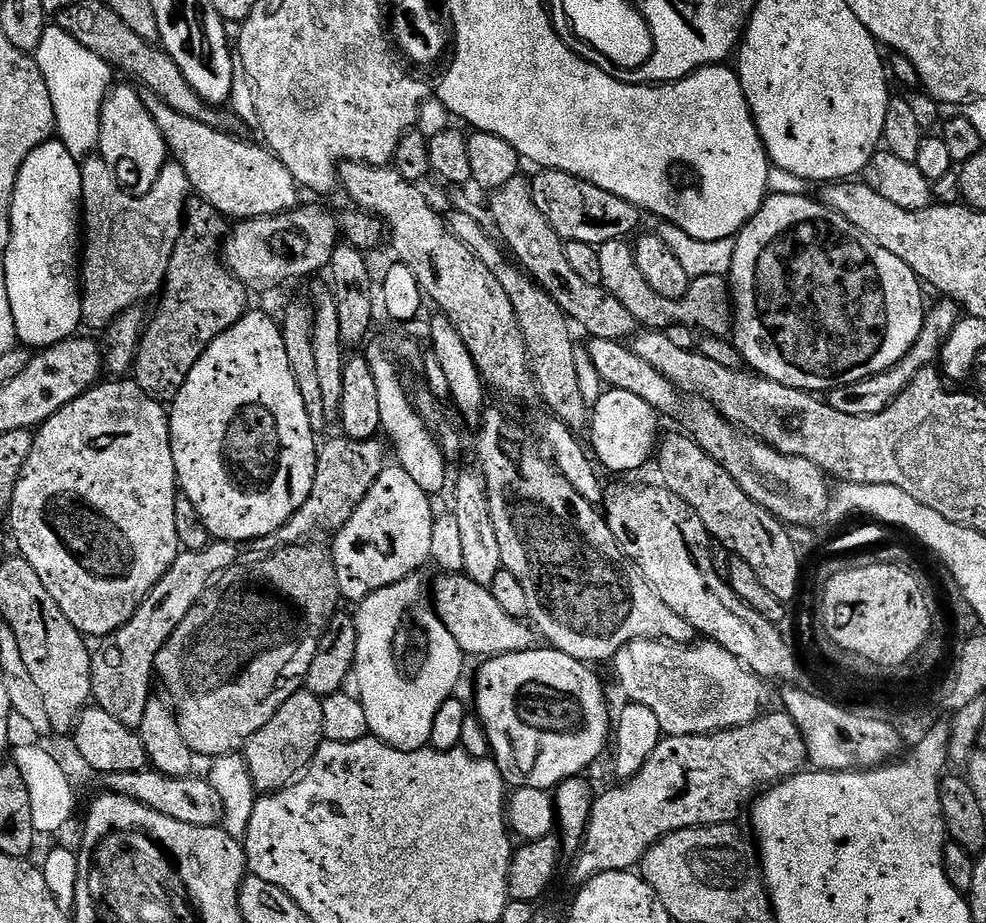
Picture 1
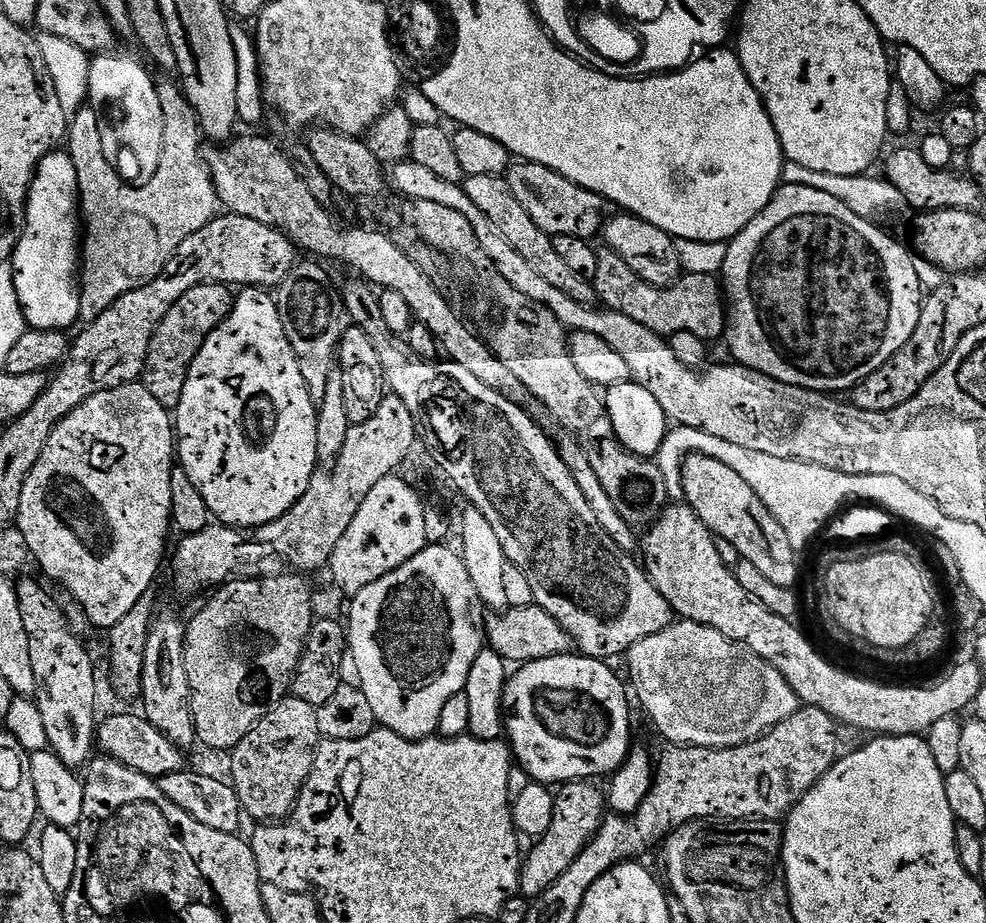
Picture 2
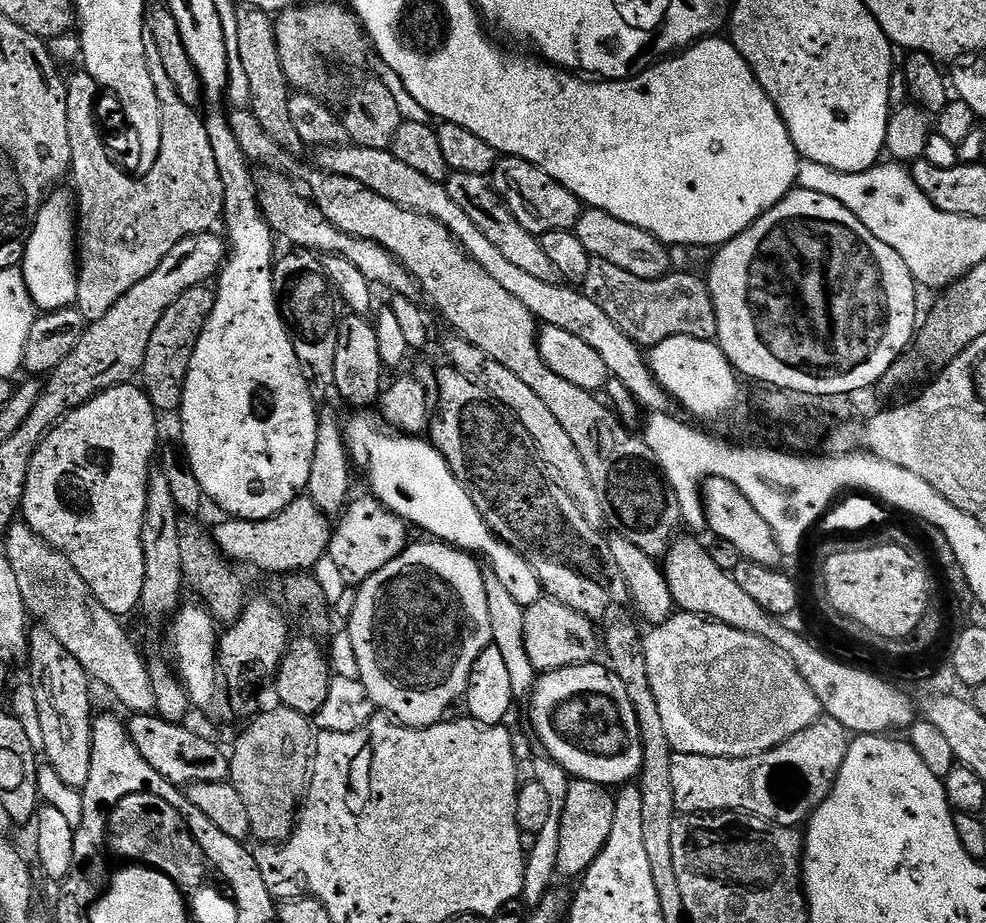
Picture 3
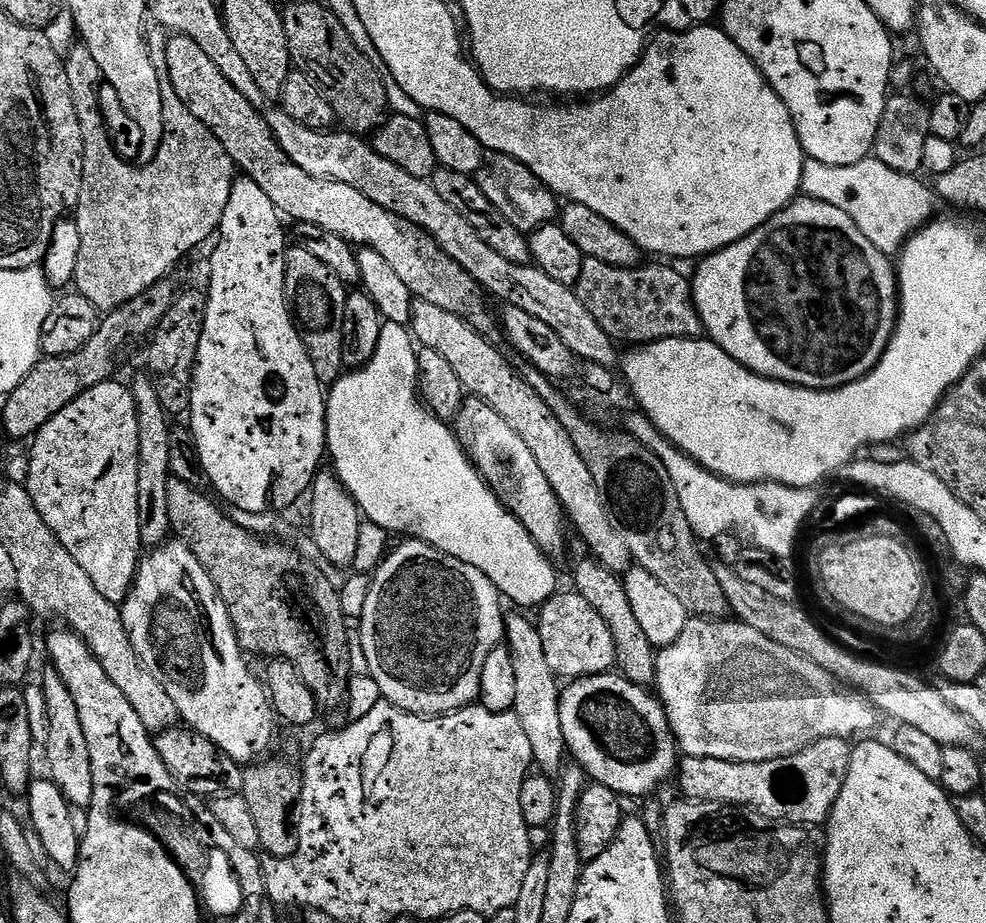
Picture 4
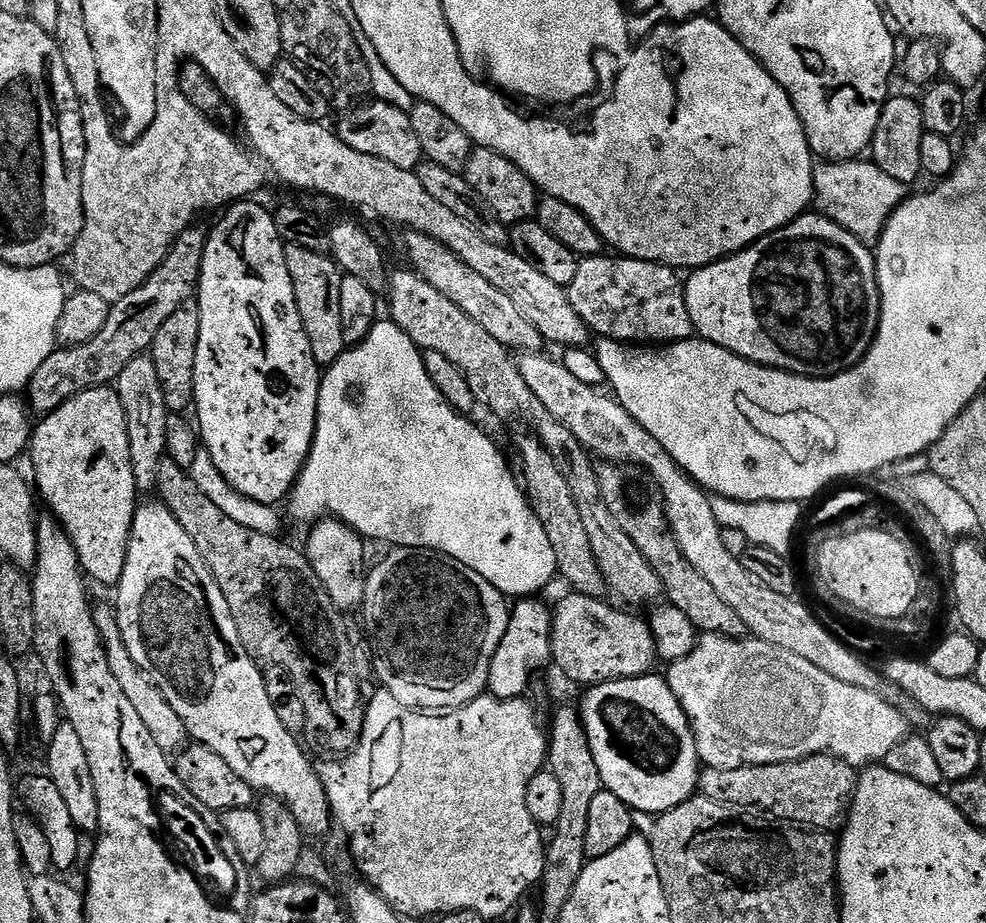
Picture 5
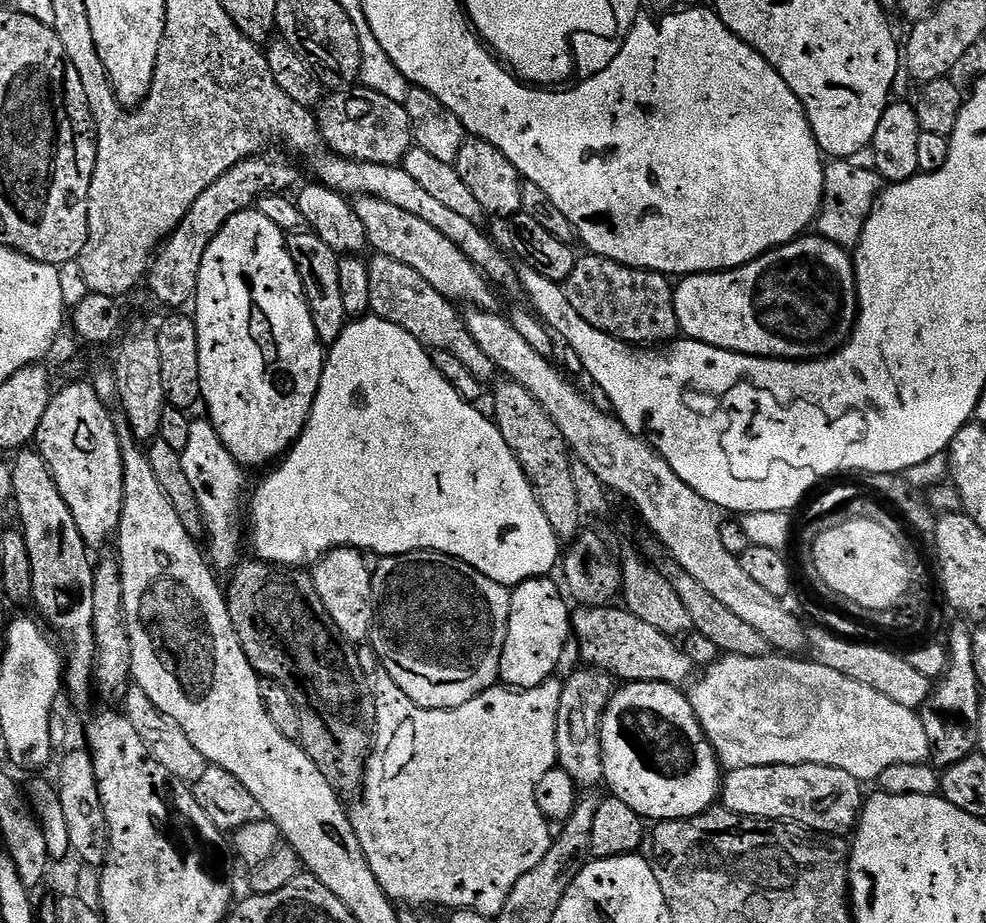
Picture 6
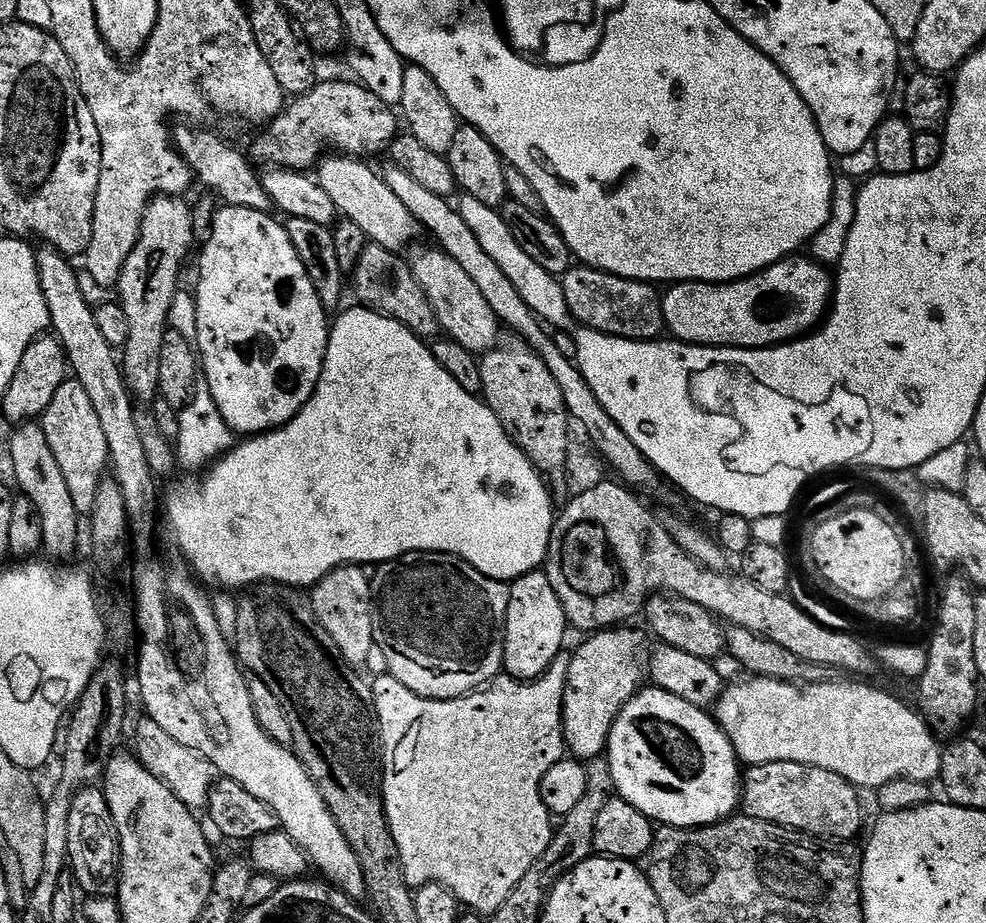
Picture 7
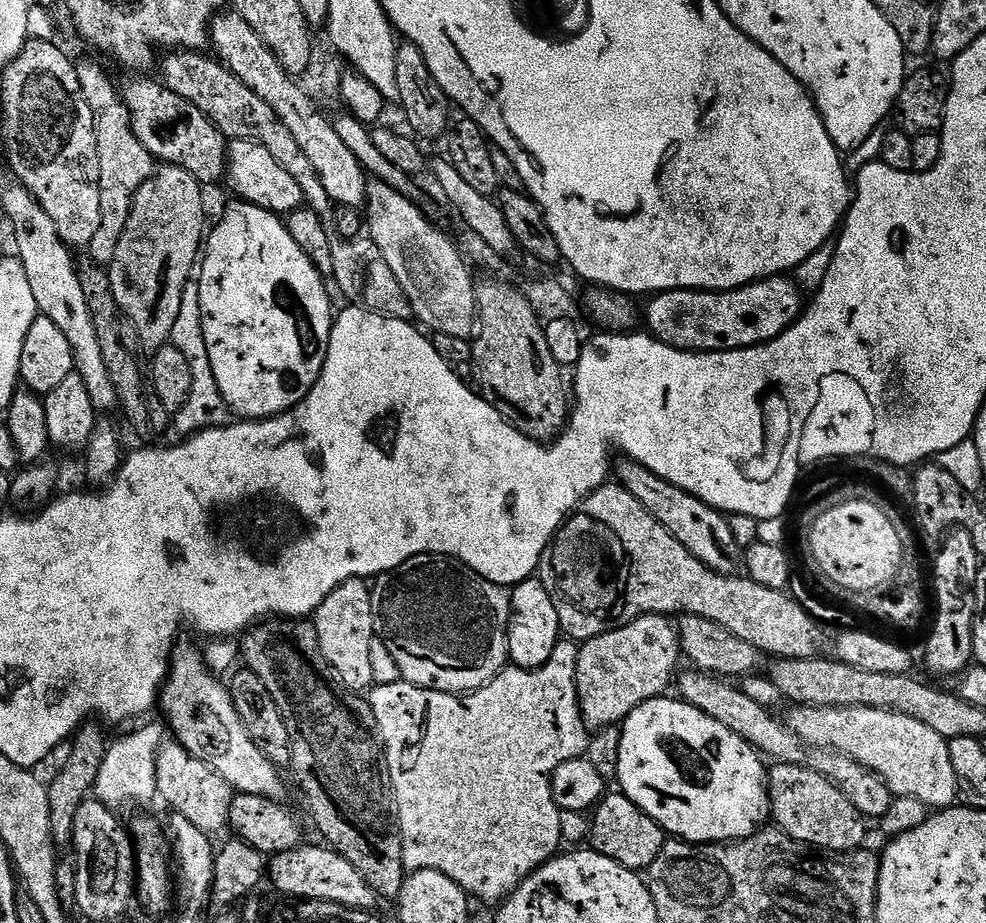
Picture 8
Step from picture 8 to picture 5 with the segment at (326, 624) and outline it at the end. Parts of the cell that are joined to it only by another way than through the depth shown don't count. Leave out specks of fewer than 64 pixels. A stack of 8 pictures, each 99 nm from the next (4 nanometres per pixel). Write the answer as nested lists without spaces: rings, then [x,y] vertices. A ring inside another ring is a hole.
[[[325,518],[311,525],[308,545],[303,545],[302,551],[308,557],[310,566],[314,566],[314,574],[318,574],[318,582],[326,586],[326,594],[330,594],[330,602],[338,606],[345,614],[359,609],[366,594],[366,567],[364,568],[365,537],[355,532],[349,524],[335,518]]]

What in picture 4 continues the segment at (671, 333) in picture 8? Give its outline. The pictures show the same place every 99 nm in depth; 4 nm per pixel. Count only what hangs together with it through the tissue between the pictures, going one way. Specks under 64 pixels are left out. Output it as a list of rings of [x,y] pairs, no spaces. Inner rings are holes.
[[[797,198],[791,204],[787,204],[781,212],[770,217],[765,224],[758,226],[750,234],[746,234],[746,238],[742,238],[722,250],[711,252],[709,256],[703,257],[697,264],[700,265],[696,268],[696,277],[693,275],[690,283],[692,285],[692,297],[696,303],[700,321],[704,324],[704,332],[707,339],[711,343],[718,345],[722,350],[726,350],[726,354],[730,354],[730,358],[734,358],[739,364],[746,366],[752,372],[757,372],[759,376],[765,376],[771,380],[780,380],[783,384],[794,384],[797,388],[841,388],[844,384],[854,382],[858,378],[865,376],[880,361],[882,354],[888,349],[892,332],[896,329],[896,318],[898,315],[898,272],[894,267],[893,261],[889,257],[884,256],[882,250],[878,250],[878,246],[874,246],[874,242],[870,242],[870,238],[866,238],[866,234],[862,234],[862,230],[858,230],[858,226],[854,226],[854,218],[850,218],[850,214],[845,214],[843,210],[838,210],[838,206],[830,206],[830,202]]]

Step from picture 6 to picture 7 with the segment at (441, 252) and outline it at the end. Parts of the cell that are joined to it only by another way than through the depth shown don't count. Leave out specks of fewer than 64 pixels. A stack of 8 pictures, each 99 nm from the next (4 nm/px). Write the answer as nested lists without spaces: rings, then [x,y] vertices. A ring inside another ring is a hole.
[[[325,155],[318,165],[318,179],[322,190],[330,194],[337,213],[343,219],[358,225],[368,242],[399,253],[400,248],[406,247],[419,232],[422,232],[422,225],[416,220],[414,214],[410,214],[410,210],[402,206],[394,190],[386,186],[383,175],[379,171],[375,172],[368,165],[371,163],[354,156],[328,155]]]

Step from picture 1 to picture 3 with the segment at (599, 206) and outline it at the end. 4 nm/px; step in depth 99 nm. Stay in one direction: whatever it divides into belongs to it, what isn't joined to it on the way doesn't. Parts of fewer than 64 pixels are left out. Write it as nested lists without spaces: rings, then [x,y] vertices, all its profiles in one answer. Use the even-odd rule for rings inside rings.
[[[504,156],[497,159],[496,169],[492,172],[490,183],[496,193],[504,199],[504,205],[511,210],[514,218],[518,218],[518,222],[522,222],[522,226],[526,226],[530,234],[542,237],[554,230],[570,232],[580,221],[582,205],[576,195],[566,190],[566,186],[562,186],[554,178],[550,178],[546,170],[522,158]]]

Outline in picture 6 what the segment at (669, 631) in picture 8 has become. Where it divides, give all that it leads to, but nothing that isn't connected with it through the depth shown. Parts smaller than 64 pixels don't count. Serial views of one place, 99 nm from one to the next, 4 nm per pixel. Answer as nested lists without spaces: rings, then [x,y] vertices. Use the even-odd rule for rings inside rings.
[[[591,666],[581,667],[581,672],[563,681],[562,698],[558,698],[556,715],[556,763],[566,770],[577,789],[592,790],[603,785],[604,759],[600,745],[600,719],[614,691],[613,677]]]

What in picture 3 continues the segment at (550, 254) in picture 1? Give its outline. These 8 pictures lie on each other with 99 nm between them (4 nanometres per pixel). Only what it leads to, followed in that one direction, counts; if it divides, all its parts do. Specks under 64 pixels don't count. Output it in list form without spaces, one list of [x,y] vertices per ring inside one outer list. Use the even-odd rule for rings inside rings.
[[[452,172],[446,181],[446,187],[450,198],[454,198],[454,202],[458,202],[462,210],[466,210],[466,214],[470,214],[474,226],[478,226],[478,230],[482,230],[482,234],[486,234],[486,238],[490,238],[494,246],[498,246],[498,251],[512,265],[519,266],[525,274],[530,274],[541,282],[557,283],[554,265],[550,258],[546,258],[546,250],[542,250],[540,237],[530,234],[530,230],[526,230],[526,226],[522,226],[522,222],[514,218],[511,210],[504,205],[504,199],[492,187],[489,177]]]

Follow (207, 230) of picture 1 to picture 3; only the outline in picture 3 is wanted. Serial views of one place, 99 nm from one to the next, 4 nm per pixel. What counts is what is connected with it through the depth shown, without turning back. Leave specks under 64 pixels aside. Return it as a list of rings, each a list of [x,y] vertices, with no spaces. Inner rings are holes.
[[[201,286],[193,288],[191,292],[182,294],[170,310],[158,322],[150,346],[146,346],[146,362],[142,369],[142,387],[148,393],[150,402],[156,407],[157,413],[179,413],[180,403],[184,397],[184,383],[186,374],[190,370],[190,358],[194,358],[194,350],[198,346],[198,338],[212,317],[216,305],[216,294],[211,287]]]

